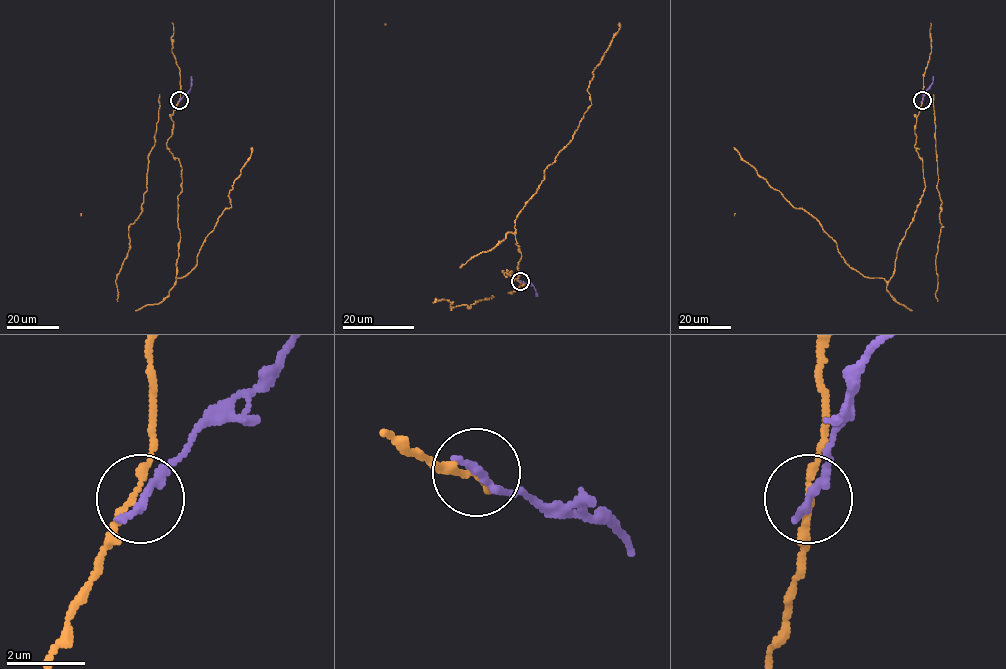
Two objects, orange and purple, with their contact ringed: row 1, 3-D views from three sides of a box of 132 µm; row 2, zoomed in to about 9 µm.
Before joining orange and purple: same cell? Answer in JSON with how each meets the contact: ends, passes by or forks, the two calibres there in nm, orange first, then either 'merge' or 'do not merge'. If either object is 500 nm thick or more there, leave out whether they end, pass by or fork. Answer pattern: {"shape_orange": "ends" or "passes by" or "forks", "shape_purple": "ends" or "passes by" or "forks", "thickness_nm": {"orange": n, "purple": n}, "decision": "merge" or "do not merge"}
{"shape_orange": "passes by", "shape_purple": "ends", "thickness_nm": {"orange": 160, "purple": 260}, "decision": "do not merge"}

